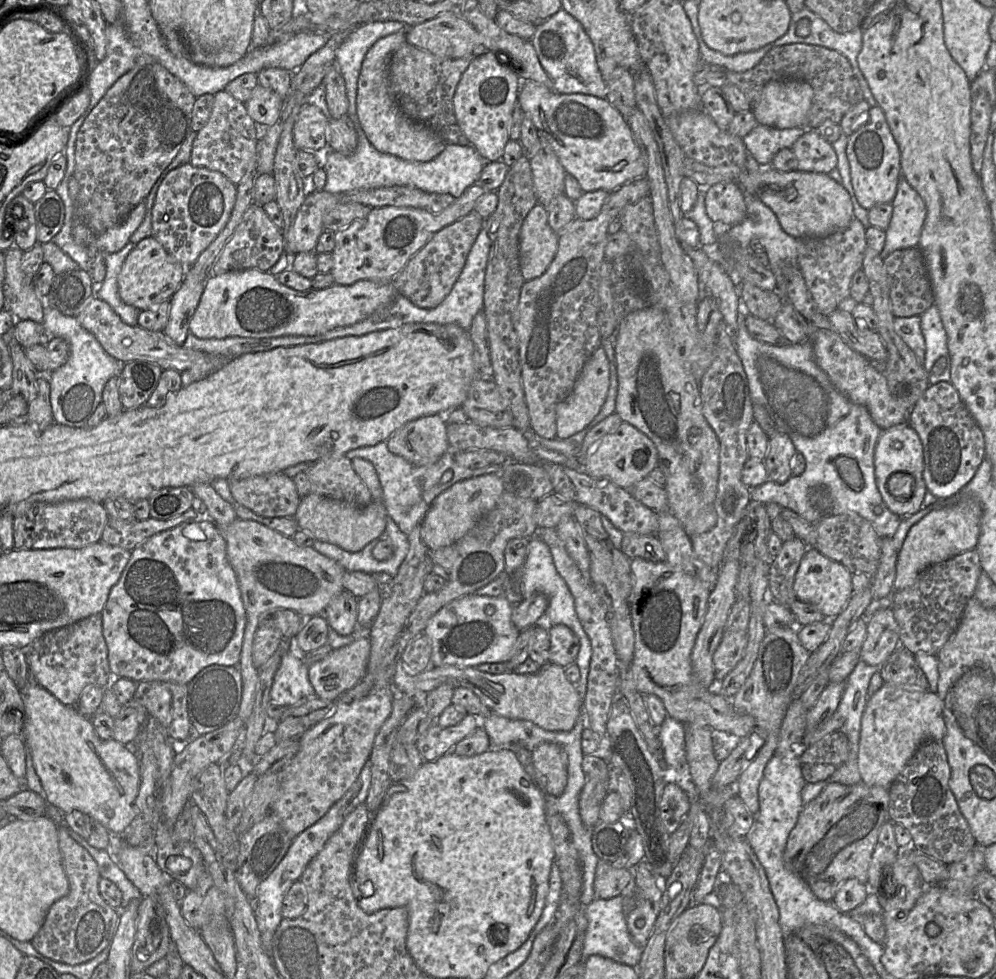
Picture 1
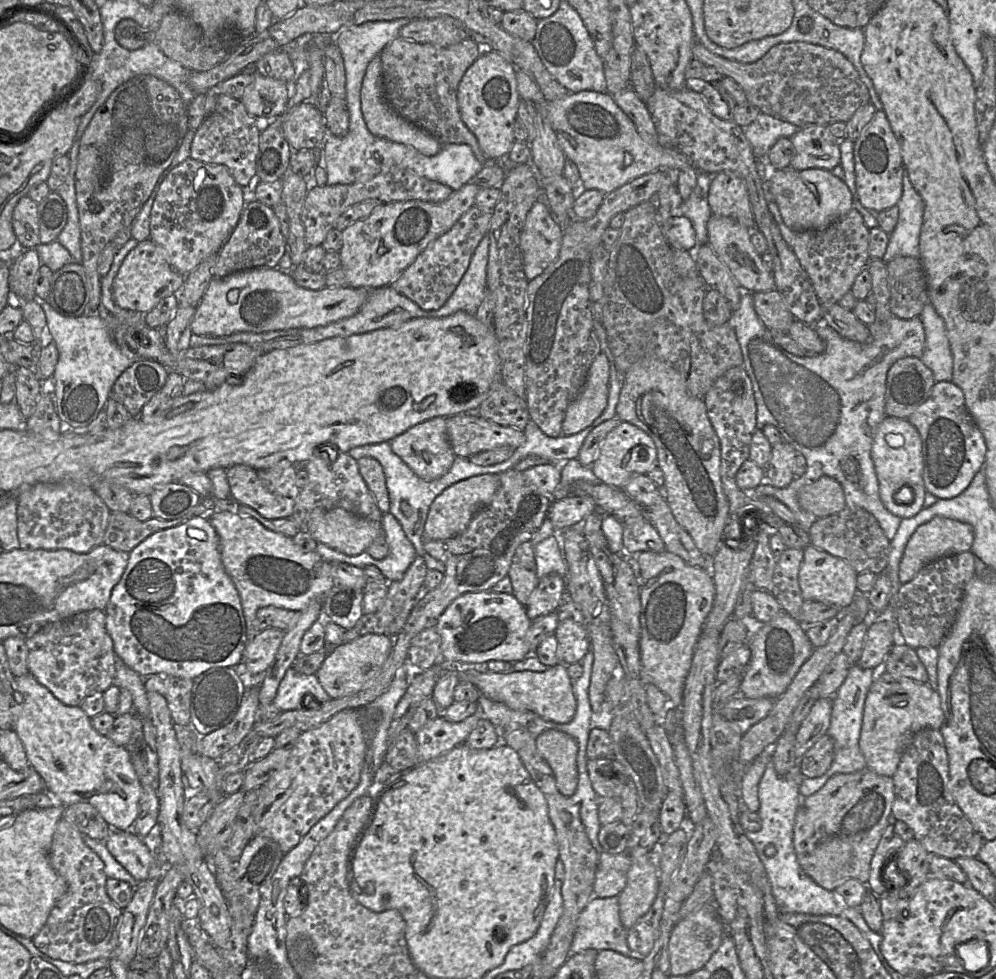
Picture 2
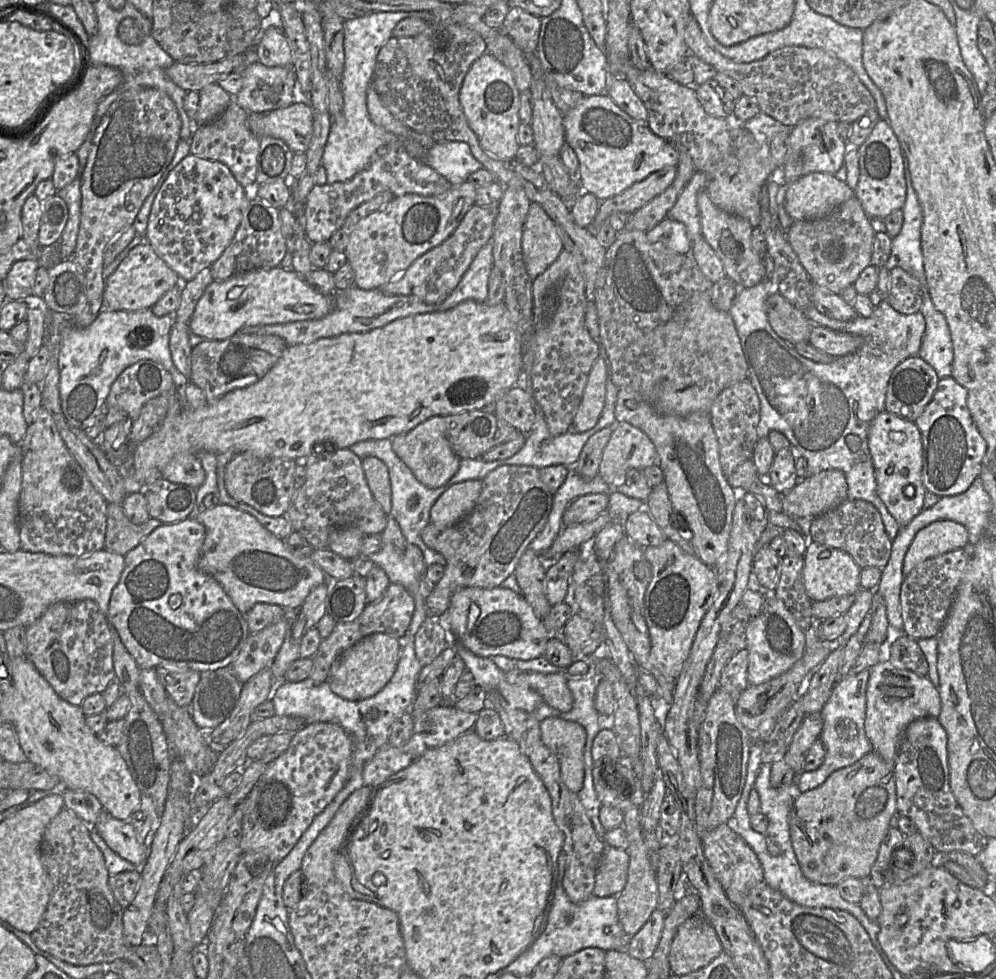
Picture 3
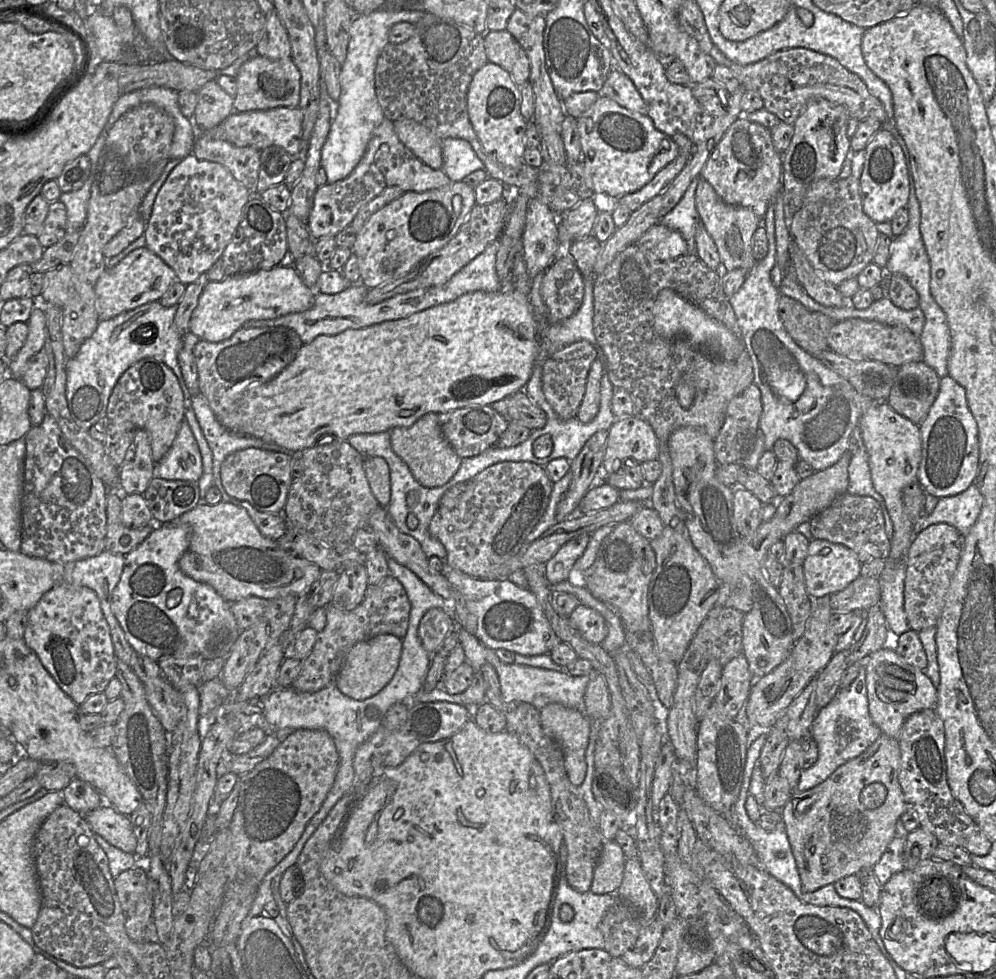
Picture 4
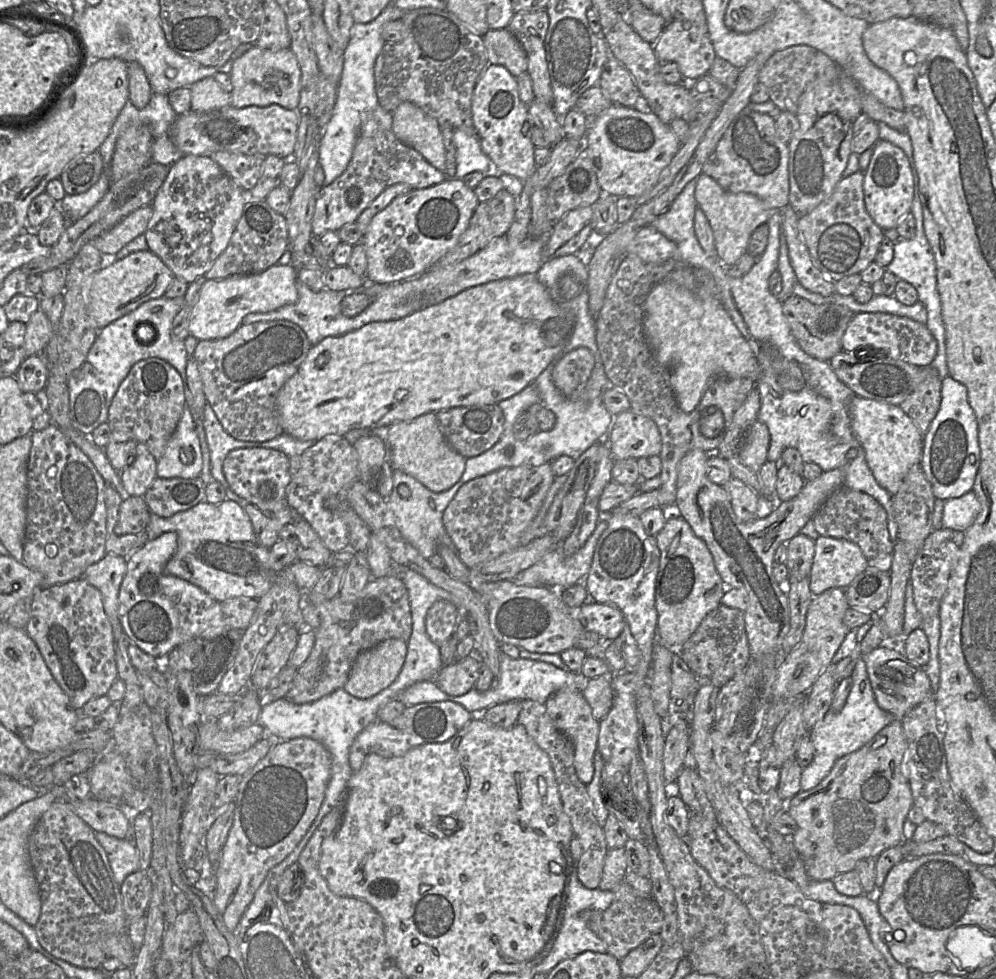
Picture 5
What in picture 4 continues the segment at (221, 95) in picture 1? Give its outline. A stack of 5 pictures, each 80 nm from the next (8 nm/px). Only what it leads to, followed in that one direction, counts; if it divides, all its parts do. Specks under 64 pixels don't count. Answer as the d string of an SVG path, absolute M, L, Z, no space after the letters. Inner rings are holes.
M199 131L192 153L201 160L223 165L237 181L254 192L261 163L260 152L254 147L238 147L224 140L213 139Z

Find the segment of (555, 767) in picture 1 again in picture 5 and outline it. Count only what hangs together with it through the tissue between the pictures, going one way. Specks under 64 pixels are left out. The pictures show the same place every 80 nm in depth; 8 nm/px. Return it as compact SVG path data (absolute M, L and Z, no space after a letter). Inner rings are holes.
M576 686L564 687L553 693L545 703L546 710L556 728L566 735L574 746L574 766L582 783L589 784L594 774L594 755L598 747L600 722L592 715L592 709Z

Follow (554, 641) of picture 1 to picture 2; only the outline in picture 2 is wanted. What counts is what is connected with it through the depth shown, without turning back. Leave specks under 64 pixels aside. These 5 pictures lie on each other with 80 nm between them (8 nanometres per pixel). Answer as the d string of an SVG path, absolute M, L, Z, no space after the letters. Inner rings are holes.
M563 615L554 636L558 642L557 657L566 666L581 662L591 648L588 632L577 615Z

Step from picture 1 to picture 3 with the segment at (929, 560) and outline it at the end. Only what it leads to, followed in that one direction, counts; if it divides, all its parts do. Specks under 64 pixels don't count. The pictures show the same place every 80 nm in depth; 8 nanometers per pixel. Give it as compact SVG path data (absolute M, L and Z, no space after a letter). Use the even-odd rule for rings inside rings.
M938 520L922 528L915 535L903 562L904 579L921 562L966 548L969 543L967 528L952 520Z

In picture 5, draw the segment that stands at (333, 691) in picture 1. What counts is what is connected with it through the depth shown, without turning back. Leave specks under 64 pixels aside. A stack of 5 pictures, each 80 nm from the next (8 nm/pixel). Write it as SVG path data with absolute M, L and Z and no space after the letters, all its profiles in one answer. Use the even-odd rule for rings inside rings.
M390 638L361 652L355 659L343 689L359 699L368 699L389 687L399 675L407 654L407 642Z

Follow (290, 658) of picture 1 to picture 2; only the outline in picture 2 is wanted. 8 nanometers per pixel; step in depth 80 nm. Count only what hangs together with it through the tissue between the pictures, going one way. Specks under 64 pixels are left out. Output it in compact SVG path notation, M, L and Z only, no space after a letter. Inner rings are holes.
M290 667L279 684L273 703L285 712L311 708L313 705L308 704L310 700L324 703L330 699L316 675L305 675Z

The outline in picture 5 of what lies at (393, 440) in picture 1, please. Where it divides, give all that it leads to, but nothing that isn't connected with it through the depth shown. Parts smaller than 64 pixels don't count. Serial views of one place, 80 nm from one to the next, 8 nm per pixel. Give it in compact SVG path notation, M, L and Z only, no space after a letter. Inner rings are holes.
M434 412L389 426L389 459L393 469L411 475L433 492L442 492L456 484L465 470L466 459L444 437Z

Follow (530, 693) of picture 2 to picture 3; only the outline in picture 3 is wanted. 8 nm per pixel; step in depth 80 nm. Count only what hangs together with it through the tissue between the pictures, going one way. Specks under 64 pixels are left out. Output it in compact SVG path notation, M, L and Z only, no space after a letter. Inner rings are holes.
M564 670L550 674L518 671L516 684L527 685L536 691L551 708L561 714L569 712L573 707L573 696L567 680L568 676Z

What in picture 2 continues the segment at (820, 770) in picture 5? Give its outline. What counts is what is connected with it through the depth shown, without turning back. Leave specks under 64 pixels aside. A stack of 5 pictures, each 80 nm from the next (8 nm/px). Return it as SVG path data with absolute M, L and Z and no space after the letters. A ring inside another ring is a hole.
M858 664L851 665L849 673L832 698L830 725L827 734L834 740L834 756L830 768L825 774L815 778L803 777L800 782L799 792L803 797L817 792L829 778L835 774L853 773L866 767L865 759L861 753L859 740L862 728L864 704L869 689L879 669L862 668Z

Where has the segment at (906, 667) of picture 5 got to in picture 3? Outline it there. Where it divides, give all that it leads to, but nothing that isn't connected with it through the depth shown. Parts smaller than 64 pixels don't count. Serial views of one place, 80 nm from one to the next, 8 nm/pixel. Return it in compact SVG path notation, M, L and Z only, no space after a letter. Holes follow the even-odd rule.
M881 660L870 668L866 689L865 732L872 750L886 762L894 764L901 735L912 721L923 717L937 718L940 712L939 691L927 676L898 668L889 660Z

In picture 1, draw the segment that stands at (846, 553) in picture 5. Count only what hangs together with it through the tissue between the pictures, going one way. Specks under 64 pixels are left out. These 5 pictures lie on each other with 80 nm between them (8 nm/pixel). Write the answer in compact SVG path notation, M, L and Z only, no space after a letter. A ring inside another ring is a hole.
M809 547L796 572L793 590L798 600L812 604L826 619L832 620L841 613L854 593L852 573L842 564L824 556L817 548Z

